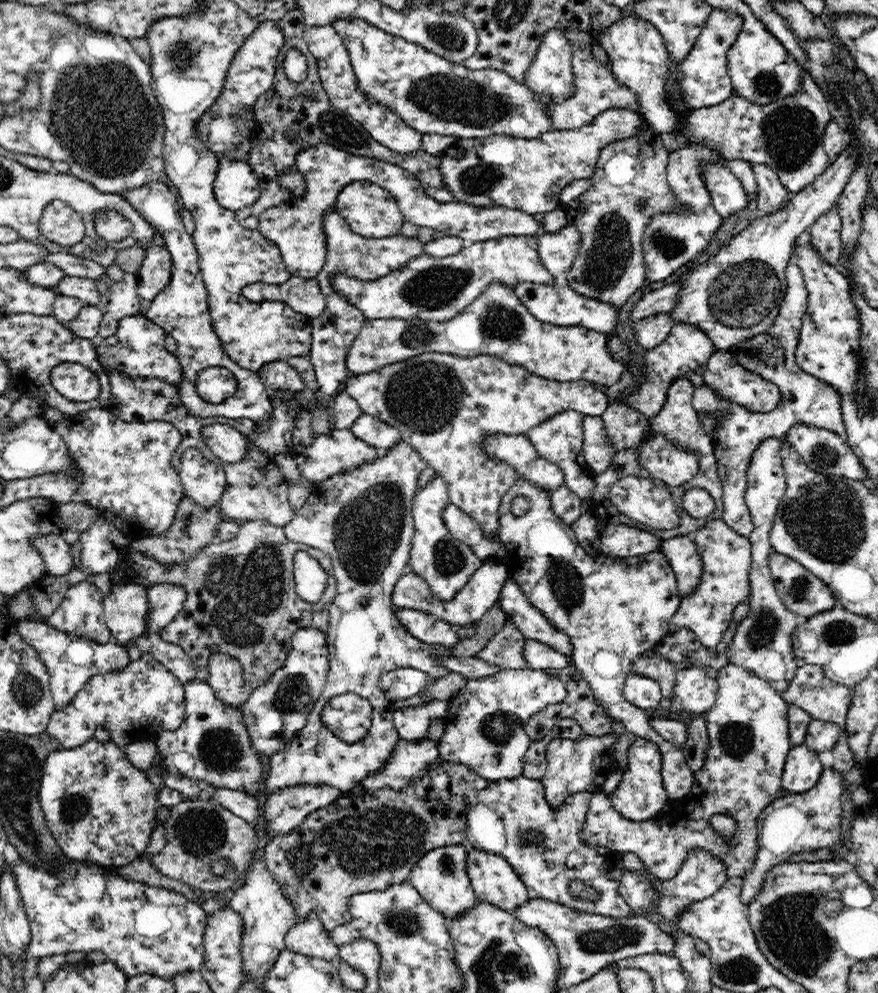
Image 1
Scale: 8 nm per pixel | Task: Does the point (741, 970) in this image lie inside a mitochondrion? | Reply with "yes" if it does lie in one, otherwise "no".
yes

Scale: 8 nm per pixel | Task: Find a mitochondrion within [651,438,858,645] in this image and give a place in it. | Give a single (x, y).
(823, 456)

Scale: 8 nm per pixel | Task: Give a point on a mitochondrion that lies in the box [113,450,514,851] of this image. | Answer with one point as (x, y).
(369, 530)

